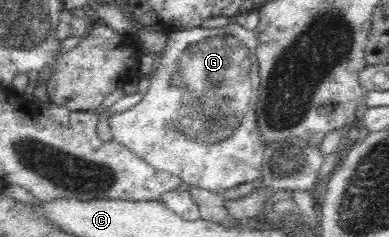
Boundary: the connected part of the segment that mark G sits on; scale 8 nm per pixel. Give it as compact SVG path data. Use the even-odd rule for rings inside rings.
M232 20L231 23L220 28L195 27L185 30L171 30L166 34L168 42L164 51L157 55L157 63L154 70L148 72L150 78L149 88L141 101L131 109L107 114L109 128L113 139L135 152L142 160L151 167L159 171L166 171L176 177L182 178L182 184L191 187L206 189L215 193L222 193L229 188L252 182L256 178L261 178L263 173L263 154L266 149L264 139L258 131L258 123L255 113L255 101L259 98L259 62L257 57L258 35L256 30L245 30L240 24Z

